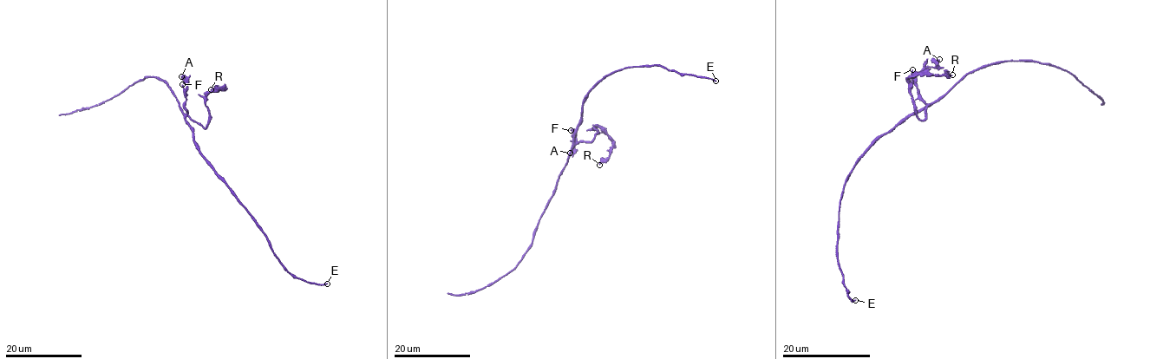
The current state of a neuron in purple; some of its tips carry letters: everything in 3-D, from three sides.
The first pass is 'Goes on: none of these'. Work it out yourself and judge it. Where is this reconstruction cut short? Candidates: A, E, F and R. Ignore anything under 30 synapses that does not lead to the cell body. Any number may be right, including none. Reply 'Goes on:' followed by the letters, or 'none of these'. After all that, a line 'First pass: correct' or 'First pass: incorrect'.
Goes on: none of these
First pass: correct

